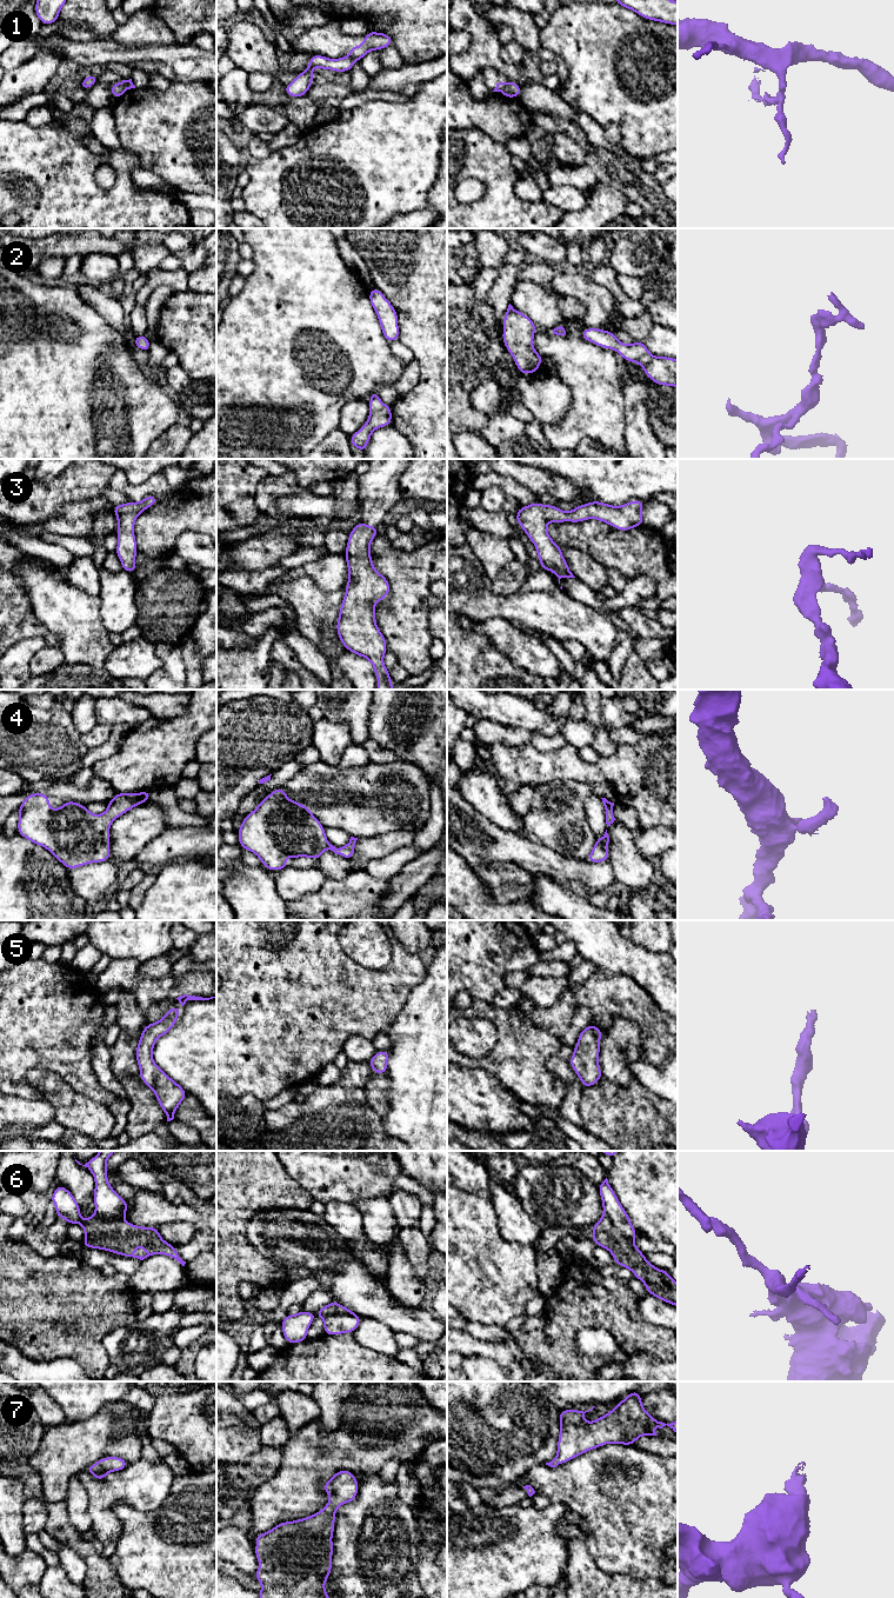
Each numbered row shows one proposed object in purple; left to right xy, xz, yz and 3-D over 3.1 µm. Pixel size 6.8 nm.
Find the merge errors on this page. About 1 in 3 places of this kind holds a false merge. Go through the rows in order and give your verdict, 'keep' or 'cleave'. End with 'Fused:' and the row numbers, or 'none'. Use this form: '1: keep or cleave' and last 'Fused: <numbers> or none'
1: cleave
2: keep
3: keep
4: keep
5: keep
6: cleave
7: keep
Fused: 1, 6

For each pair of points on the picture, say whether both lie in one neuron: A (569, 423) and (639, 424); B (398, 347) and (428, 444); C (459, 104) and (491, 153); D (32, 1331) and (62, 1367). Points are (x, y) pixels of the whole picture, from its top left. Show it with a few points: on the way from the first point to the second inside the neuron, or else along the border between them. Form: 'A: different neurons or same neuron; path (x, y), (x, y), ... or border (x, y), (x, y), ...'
A: different neurons; border (622, 397), (625, 406), (624, 441), (626, 446)
B: different neurons; border (399, 339), (412, 352), (414, 358)
C: different neurons; border (459, 128), (481, 130), (498, 142)
D: different neurons; border (28, 1357), (35, 1360), (72, 1358), (81, 1369)

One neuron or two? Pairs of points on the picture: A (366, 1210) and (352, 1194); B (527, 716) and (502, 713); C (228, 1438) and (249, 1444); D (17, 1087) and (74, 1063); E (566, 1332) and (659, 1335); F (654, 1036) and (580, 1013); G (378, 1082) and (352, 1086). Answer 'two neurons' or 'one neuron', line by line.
A: two neurons
B: one neuron
C: one neuron
D: one neuron
E: one neuron
F: two neurons
G: two neurons

